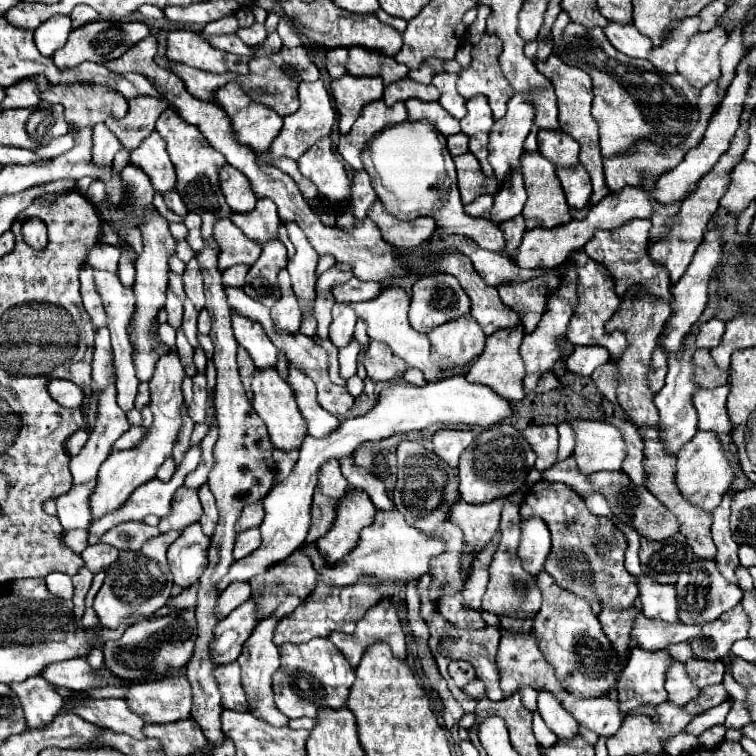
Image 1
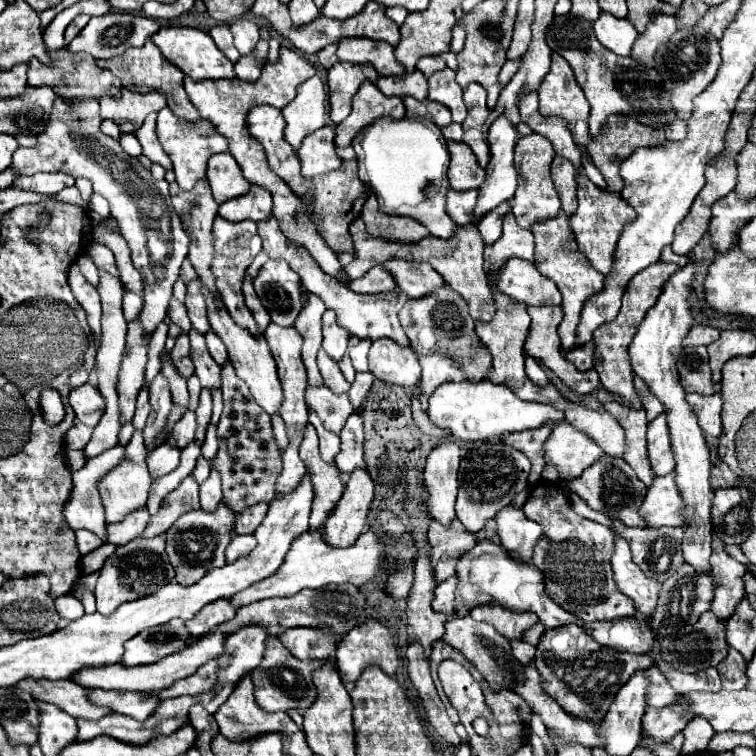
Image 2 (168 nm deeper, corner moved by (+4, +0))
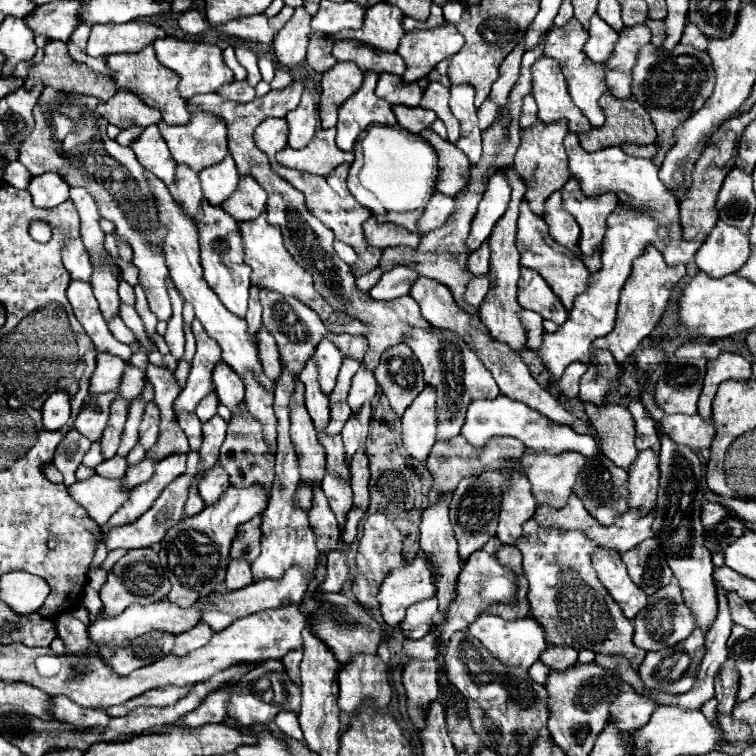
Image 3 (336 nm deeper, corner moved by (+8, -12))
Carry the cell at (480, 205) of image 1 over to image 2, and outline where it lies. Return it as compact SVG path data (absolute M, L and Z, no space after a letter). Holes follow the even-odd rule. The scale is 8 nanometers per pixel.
M449 190L445 210L449 212L451 220L455 220L457 224L469 224L469 222L475 222L475 216L473 216L475 204L477 204L477 190L469 190L469 192Z

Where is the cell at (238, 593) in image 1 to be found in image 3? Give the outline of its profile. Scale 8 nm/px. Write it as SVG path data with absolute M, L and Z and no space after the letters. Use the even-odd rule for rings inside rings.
M199 622L195 628L191 628L189 632L177 634L175 636L175 646L173 646L173 654L175 656L185 656L195 648L201 648L203 644L207 644L213 636L213 630L209 626L205 626L203 622Z

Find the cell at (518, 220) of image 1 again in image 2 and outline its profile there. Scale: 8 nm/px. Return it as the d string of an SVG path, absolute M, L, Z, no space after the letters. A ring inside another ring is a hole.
M509 212L503 220L503 236L495 244L485 246L485 274L489 276L497 268L501 268L501 264L505 264L505 260L509 260L511 256L521 256L529 262L535 260L533 234L525 228L519 228L513 220L513 214Z

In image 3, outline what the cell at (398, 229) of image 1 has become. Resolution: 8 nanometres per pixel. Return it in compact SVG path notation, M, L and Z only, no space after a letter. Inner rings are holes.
M373 216L363 224L365 240L369 246L375 246L379 250L391 248L391 246L409 246L417 248L419 246L419 234L409 232L397 224L379 224Z

